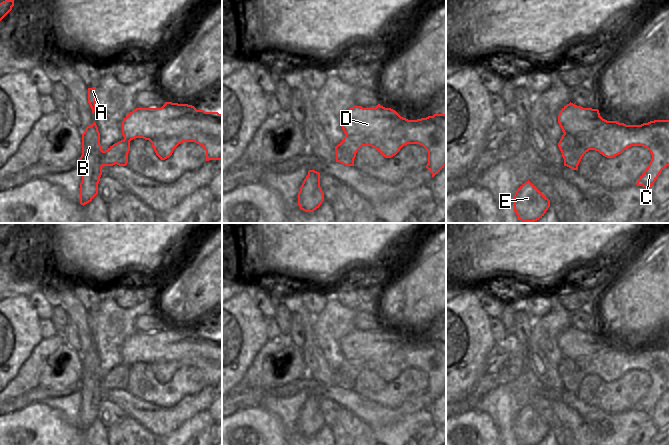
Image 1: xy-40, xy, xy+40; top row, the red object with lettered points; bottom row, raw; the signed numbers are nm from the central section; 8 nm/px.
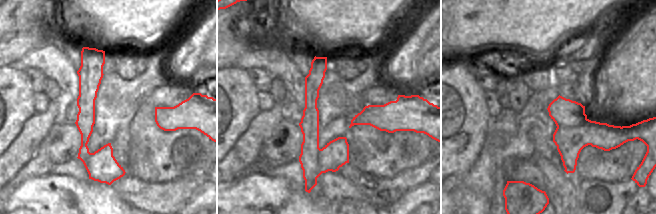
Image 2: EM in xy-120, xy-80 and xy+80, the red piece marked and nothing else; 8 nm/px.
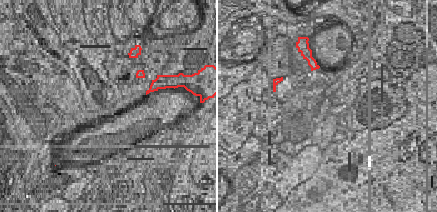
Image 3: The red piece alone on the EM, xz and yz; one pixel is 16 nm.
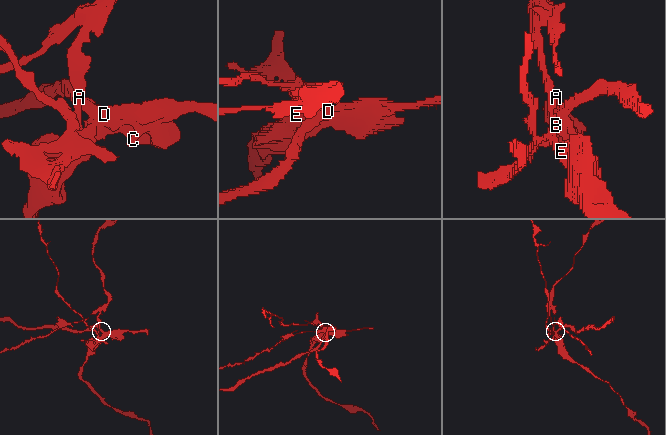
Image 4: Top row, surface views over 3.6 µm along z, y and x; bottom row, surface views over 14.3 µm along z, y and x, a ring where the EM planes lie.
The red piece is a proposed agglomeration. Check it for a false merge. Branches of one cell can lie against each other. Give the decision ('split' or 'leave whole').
split

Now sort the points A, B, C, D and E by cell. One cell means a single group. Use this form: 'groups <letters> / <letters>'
groups A B E / C D

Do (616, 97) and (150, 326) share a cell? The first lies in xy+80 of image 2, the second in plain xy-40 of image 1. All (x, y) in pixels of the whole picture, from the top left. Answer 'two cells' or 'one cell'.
two cells

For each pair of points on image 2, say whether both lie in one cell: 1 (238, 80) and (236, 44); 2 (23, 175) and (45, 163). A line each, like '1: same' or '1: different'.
1: different
2: same

